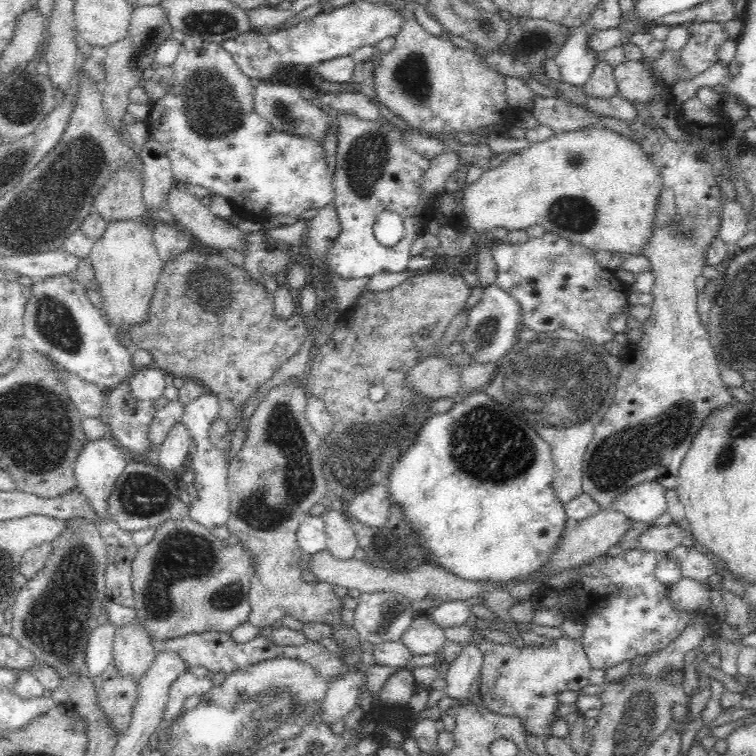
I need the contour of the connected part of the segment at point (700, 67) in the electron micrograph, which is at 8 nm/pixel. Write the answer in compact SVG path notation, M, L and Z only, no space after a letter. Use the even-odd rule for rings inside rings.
M686 22L690 38L679 52L683 69L691 77L718 62L718 48L728 39L724 24L718 22Z

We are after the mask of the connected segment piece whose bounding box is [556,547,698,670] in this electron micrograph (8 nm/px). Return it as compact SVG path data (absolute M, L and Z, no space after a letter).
M640 547L619 553L616 556L607 555L603 559L592 558L581 566L572 566L579 571L576 580L562 588L564 591L556 593L559 596L573 594L573 605L567 610L568 615L576 622L580 622L586 632L581 638L584 651L593 668L606 670L636 656L660 652L668 643L680 636L684 627L693 623L693 614L698 611L680 610L672 606L667 597L667 586L655 577L655 566L659 554L648 552Z

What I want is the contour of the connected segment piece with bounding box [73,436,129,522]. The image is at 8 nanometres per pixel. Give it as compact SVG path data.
M110 436L99 438L98 440L88 440L83 446L83 450L79 452L73 464L75 479L77 480L77 489L88 500L90 507L94 509L96 515L104 521L112 522L108 514L108 496L112 494L114 483L124 467L128 463L129 458L124 450L117 446L115 440Z

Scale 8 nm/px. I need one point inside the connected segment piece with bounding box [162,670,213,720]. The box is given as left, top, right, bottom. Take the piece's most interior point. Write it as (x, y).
(187, 685)

